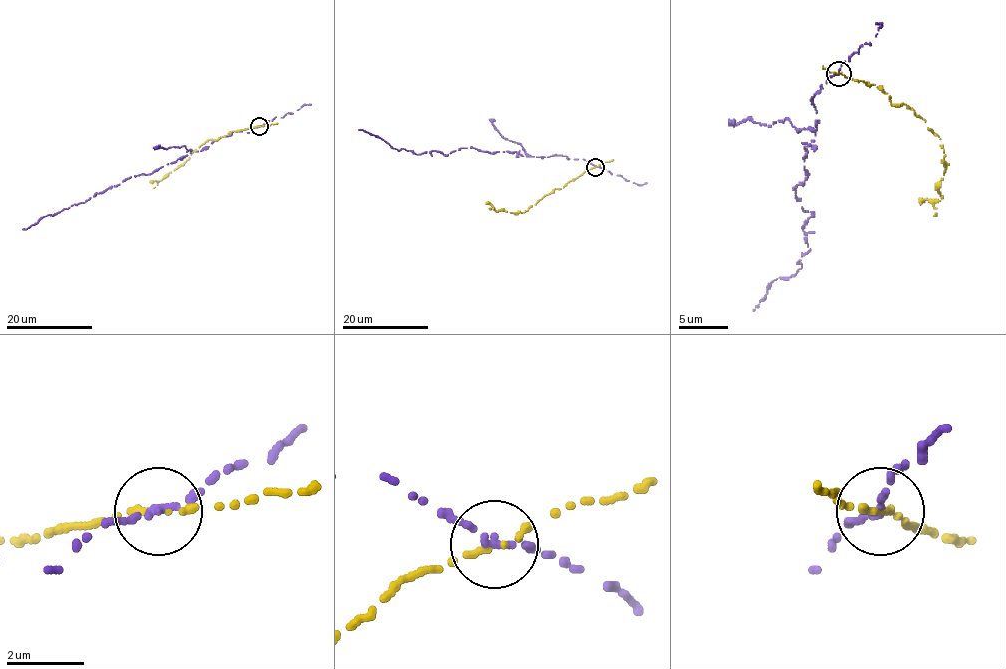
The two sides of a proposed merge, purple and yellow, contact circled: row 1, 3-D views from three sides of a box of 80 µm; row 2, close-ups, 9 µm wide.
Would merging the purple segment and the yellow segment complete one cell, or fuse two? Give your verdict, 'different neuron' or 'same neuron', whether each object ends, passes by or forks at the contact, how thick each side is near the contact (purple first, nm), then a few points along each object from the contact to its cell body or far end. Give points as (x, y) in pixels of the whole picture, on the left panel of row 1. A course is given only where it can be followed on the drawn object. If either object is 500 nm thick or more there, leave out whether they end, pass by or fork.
different neuron; purple ends there; yellow ends there; 240 nm thick on the purple side, 160 nm on the other; purple runs (260, 126), (233, 132), (22, 229); yellow runs (259, 126), (232, 131), (215, 140), (208, 139), (161, 180), (150, 180)

